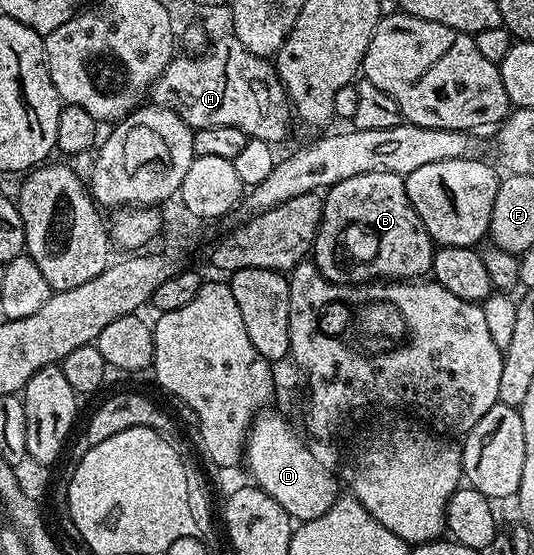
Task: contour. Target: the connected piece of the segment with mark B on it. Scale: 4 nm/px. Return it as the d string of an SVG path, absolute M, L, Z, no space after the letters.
M365 172L326 191L313 261L330 282L419 280L431 274L436 247L407 195L402 174Z

